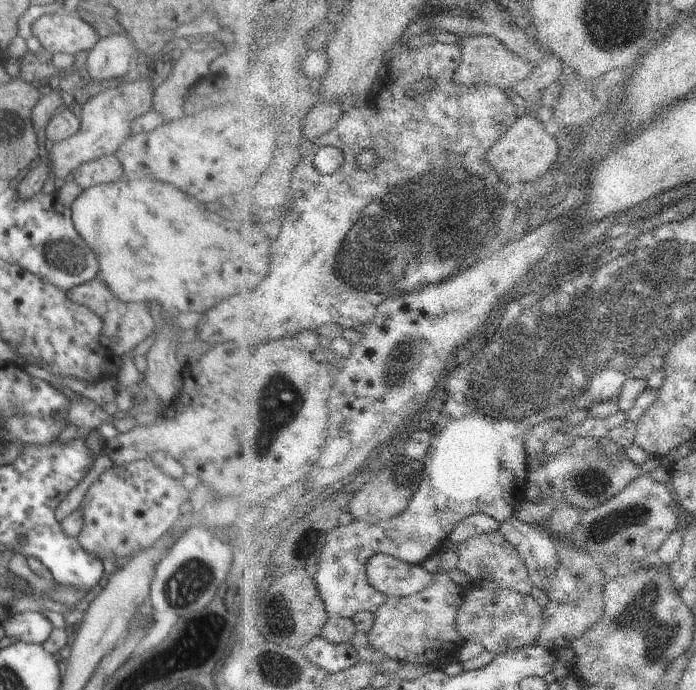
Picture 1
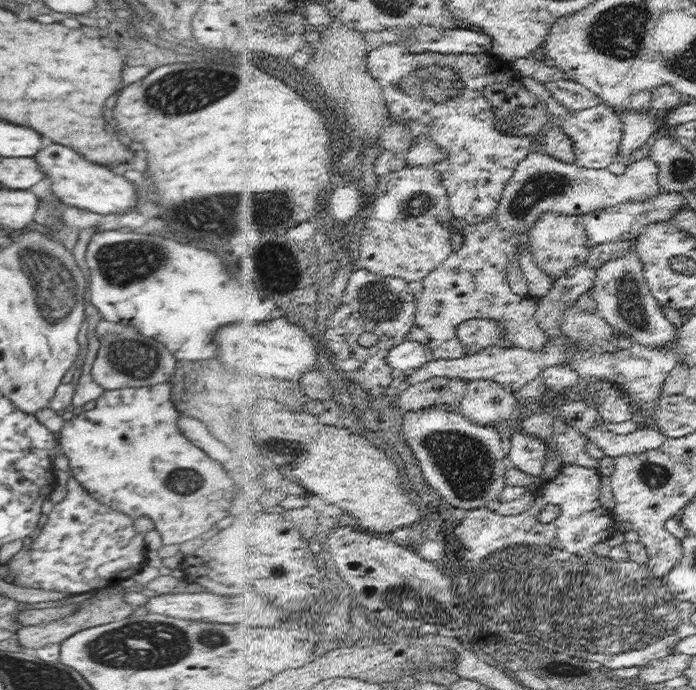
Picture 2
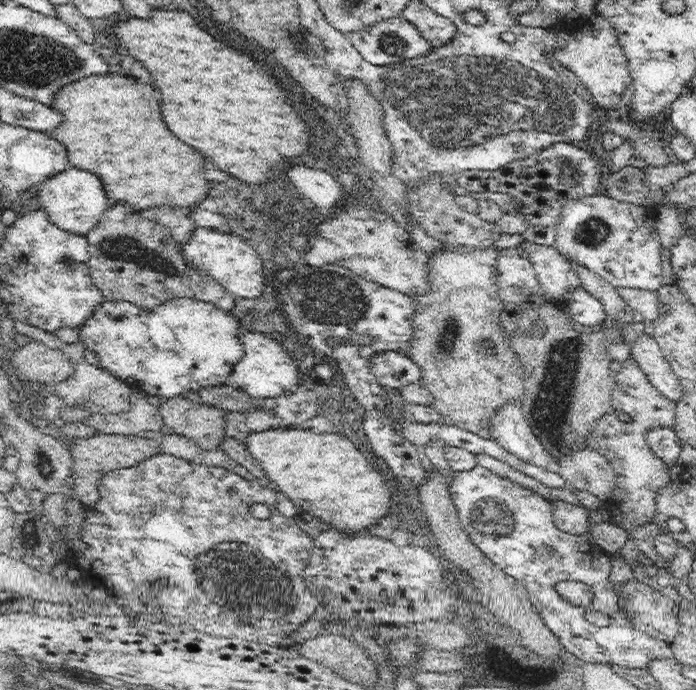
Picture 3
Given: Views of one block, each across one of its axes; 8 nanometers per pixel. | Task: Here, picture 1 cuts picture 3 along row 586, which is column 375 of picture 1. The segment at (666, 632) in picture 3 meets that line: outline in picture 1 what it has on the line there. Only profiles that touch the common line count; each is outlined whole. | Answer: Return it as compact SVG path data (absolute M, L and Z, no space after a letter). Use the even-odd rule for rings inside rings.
M438 570L430 588L411 597L392 597L377 612L377 621L368 635L377 650L376 655L384 661L412 664L432 664L434 667L453 661L466 644L459 631L459 616L466 597L478 588L473 576L466 586L456 584L448 572Z

